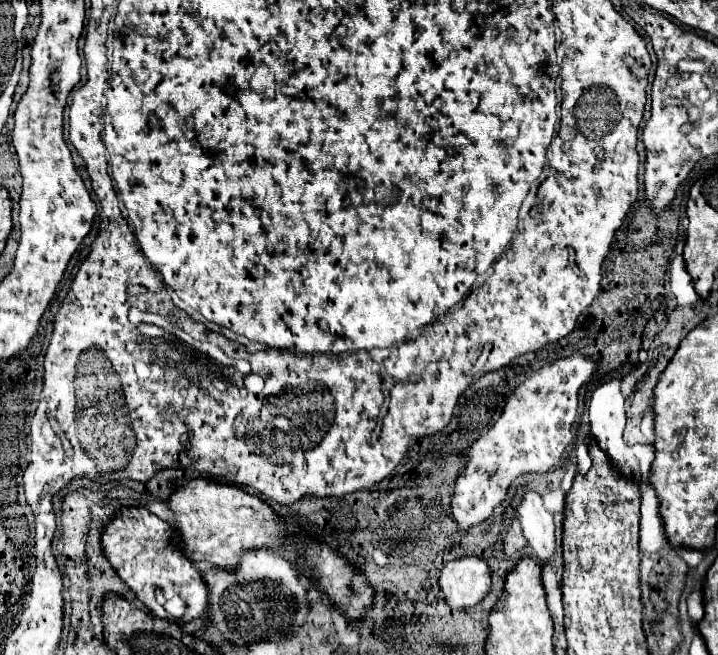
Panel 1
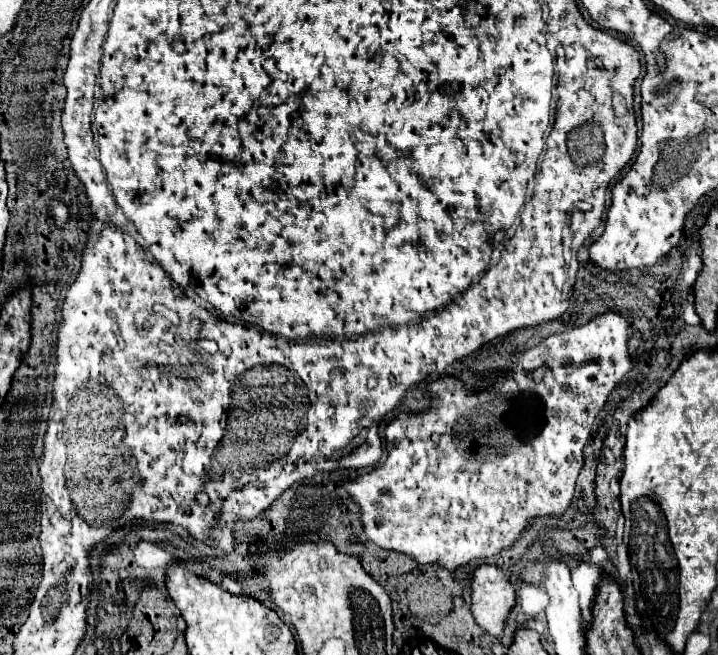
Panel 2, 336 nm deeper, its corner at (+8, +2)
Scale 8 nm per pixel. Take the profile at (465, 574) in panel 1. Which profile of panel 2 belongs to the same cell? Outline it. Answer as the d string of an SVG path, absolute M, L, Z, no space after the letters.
M480 565L472 573L470 613L490 635L500 637L516 595L508 577L496 565Z

